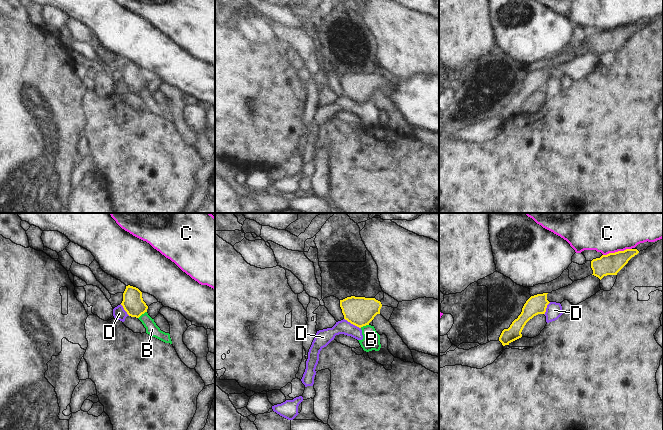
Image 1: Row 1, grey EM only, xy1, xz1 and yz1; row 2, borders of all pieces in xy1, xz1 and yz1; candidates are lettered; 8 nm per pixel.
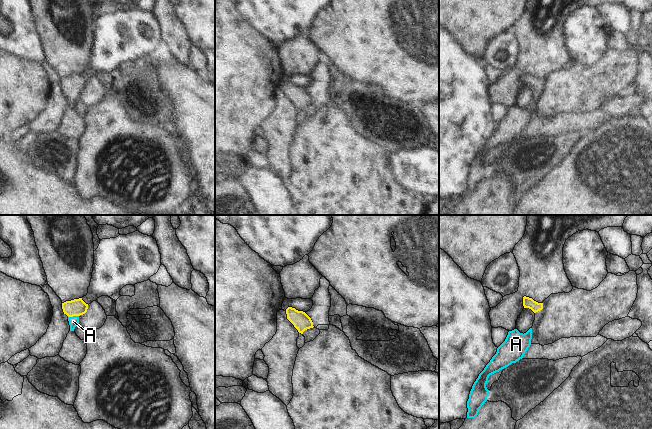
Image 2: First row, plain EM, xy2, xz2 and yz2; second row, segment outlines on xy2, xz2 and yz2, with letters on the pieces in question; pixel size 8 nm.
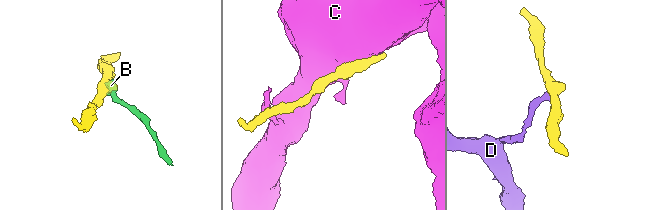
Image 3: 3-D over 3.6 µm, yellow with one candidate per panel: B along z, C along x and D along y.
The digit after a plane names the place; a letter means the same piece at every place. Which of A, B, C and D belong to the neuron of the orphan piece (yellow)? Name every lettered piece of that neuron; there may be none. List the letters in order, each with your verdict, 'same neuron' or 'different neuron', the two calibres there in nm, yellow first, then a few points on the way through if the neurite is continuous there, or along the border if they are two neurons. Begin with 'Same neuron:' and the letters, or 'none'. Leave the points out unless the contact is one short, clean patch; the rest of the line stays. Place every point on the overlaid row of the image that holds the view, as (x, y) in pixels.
Same neuron: A
A: same neuron; calibres 140 and 80 nm; way xy2 (76, 307), (73, 310), (73, 315), (73, 321)
B: different neuron; calibres 170 and 100 nm; border xy1 (146, 311), (138, 318)
C: different neuron; calibres 170 and 500 nm
D: different neuron; calibres 240 and 120 nm; border xz1 (344, 318), (360, 328)

